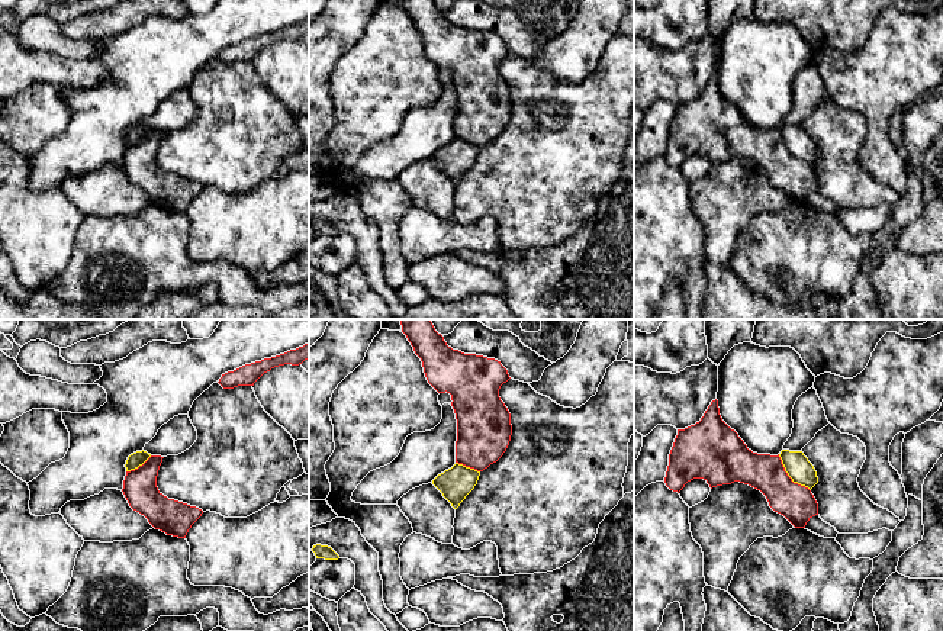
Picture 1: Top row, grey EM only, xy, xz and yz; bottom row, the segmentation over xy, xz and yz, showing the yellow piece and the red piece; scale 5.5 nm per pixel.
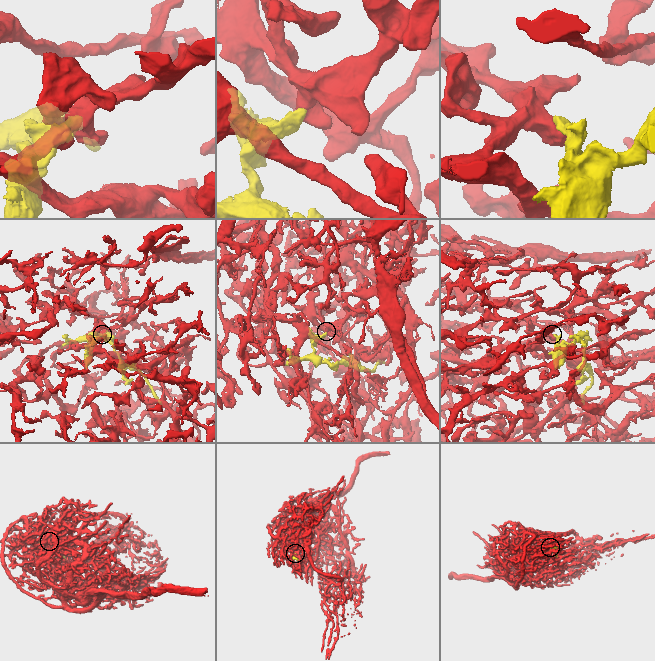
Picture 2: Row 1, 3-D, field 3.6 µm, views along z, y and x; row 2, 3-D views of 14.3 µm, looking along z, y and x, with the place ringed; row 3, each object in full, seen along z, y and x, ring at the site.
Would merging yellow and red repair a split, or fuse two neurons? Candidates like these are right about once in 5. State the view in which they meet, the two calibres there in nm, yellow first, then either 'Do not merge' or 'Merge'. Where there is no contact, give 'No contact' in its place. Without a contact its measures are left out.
Touches yellow in yz. Thickness 140 nm (yellow) against 200 nm. Do not merge

